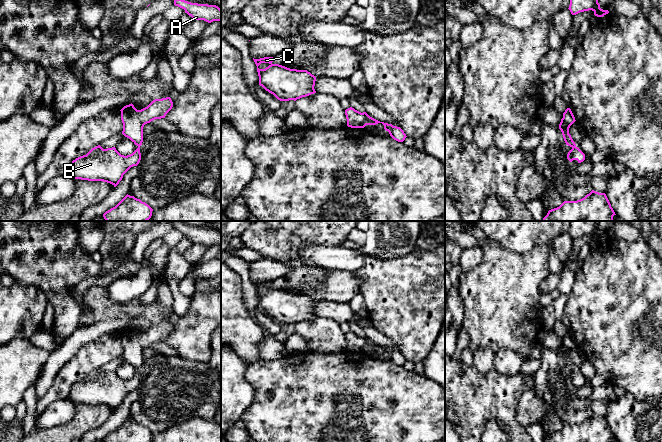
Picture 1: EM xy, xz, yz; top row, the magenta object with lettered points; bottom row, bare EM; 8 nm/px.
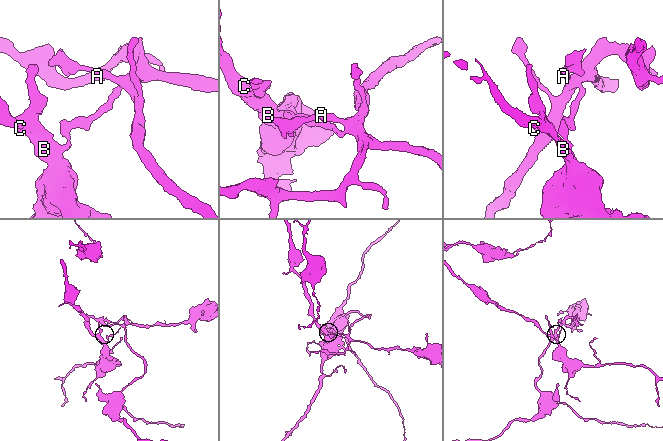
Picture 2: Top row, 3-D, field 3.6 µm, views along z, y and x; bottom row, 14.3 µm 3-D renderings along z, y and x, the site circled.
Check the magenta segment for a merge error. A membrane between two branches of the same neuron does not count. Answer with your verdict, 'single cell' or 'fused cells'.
fused cells

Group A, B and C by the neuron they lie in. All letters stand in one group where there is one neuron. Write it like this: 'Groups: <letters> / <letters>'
Groups: A / B C

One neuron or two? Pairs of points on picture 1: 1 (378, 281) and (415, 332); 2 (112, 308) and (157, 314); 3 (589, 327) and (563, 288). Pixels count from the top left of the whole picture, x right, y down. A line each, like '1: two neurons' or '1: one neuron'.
1: one neuron
2: one neuron
3: two neurons

